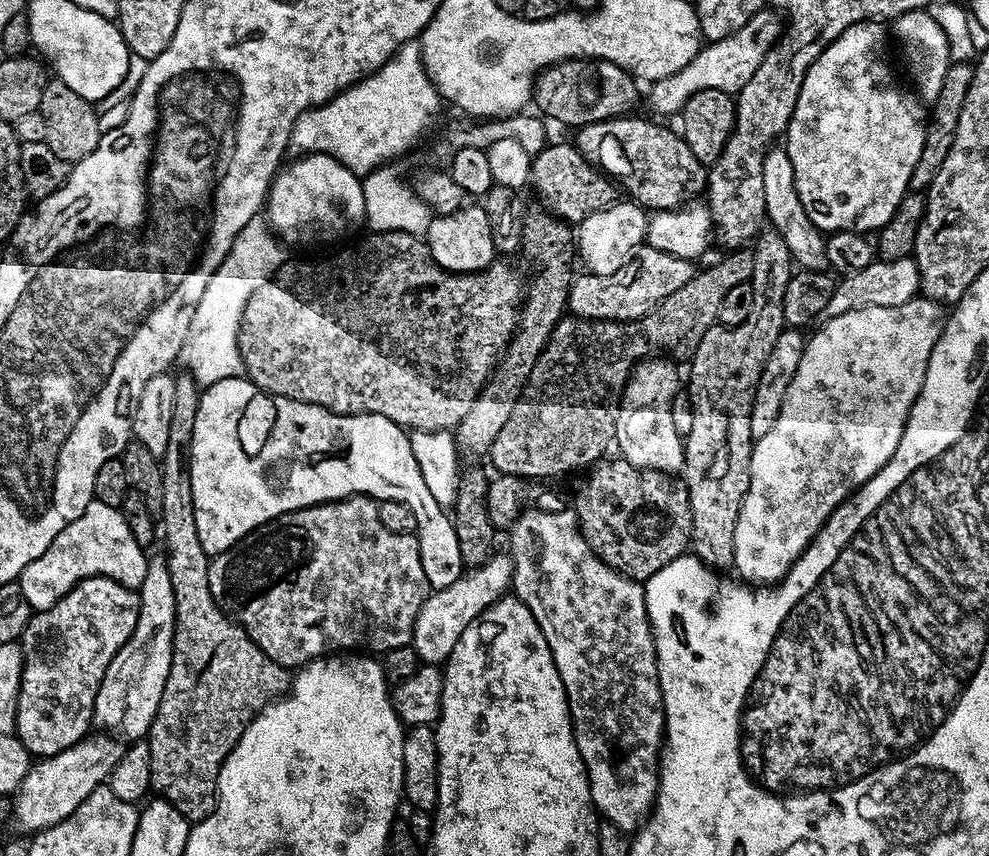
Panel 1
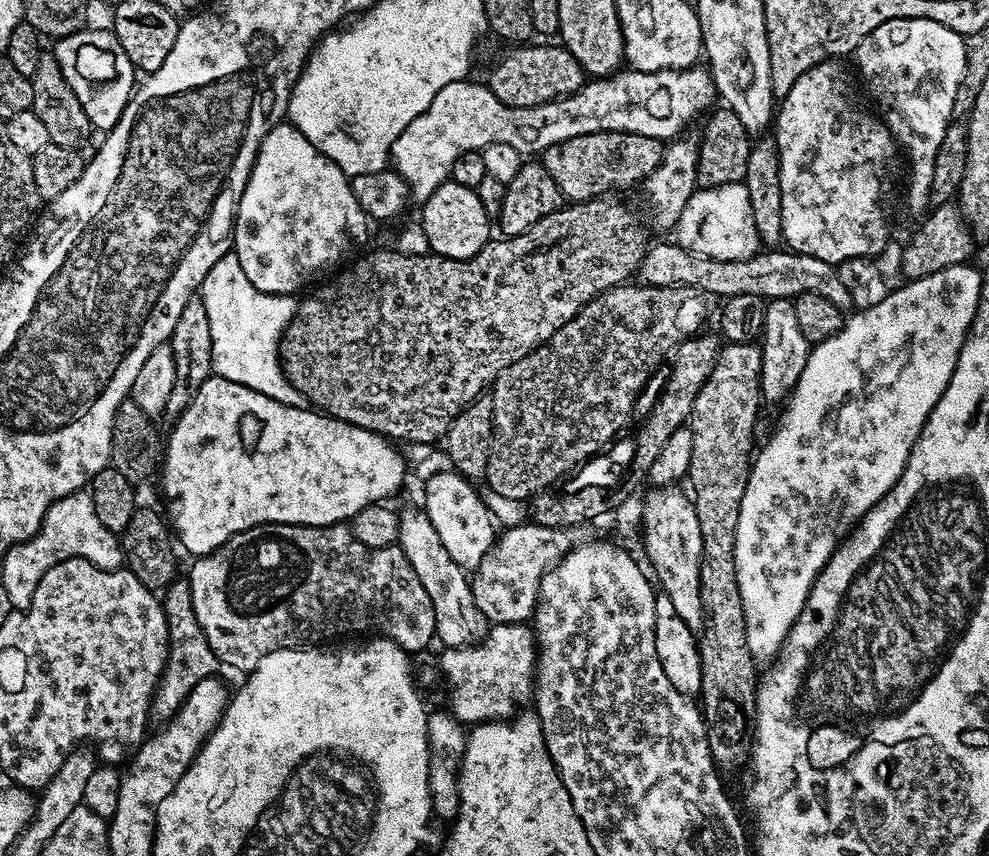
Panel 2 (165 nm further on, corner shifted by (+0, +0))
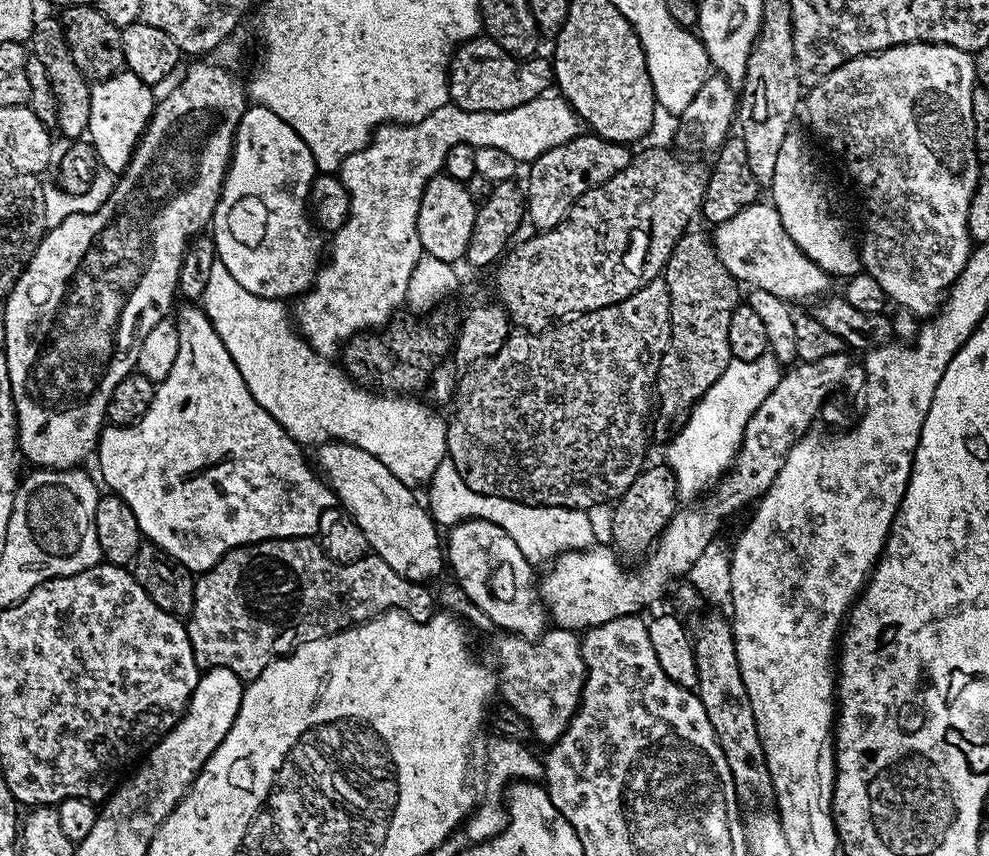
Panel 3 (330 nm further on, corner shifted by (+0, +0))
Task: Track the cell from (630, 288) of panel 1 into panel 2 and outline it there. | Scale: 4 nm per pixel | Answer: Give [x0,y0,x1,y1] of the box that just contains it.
[638,242,853,310]

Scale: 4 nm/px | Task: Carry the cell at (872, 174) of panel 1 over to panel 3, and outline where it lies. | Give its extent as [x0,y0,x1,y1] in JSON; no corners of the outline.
[770,130,861,278]

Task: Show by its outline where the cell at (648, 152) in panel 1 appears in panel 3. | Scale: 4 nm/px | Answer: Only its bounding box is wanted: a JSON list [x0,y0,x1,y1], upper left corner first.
[526,134,634,230]

